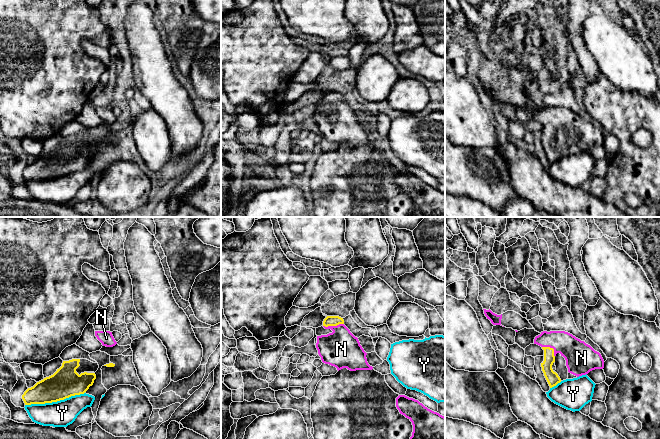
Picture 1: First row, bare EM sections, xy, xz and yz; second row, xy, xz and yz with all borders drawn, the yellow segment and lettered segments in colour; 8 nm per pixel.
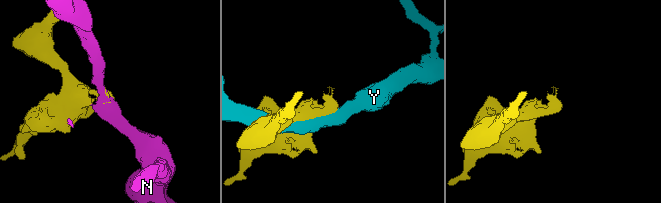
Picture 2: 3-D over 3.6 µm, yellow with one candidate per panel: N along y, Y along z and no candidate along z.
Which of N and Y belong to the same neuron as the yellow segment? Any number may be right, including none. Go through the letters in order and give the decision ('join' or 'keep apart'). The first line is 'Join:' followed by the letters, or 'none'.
Join: N
N: join
Y: keep apart

